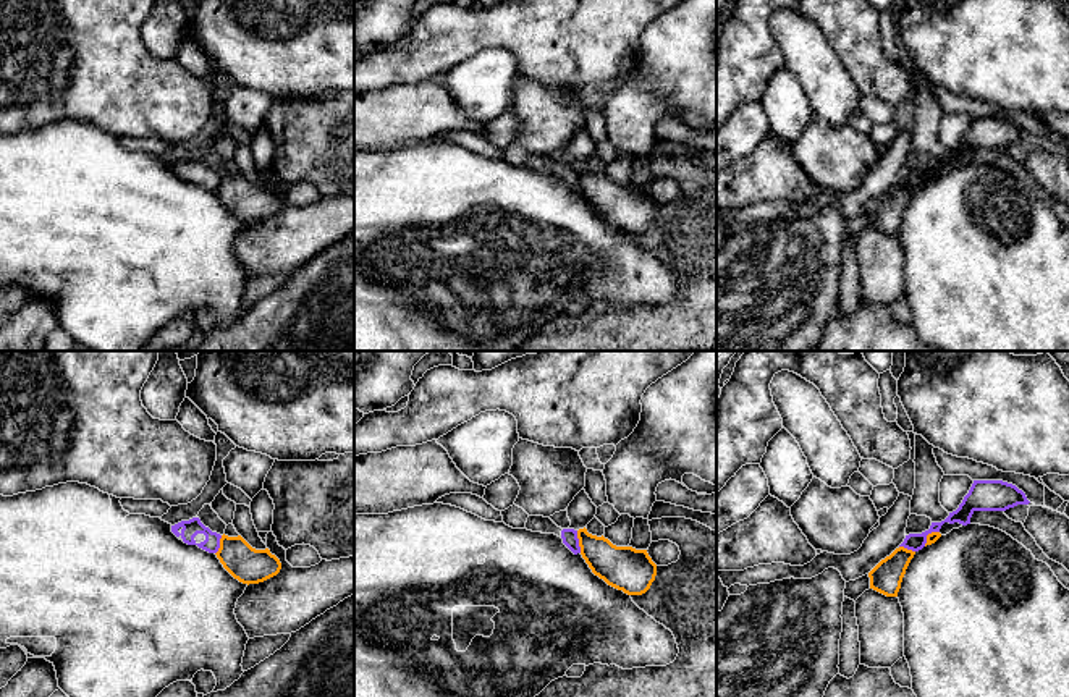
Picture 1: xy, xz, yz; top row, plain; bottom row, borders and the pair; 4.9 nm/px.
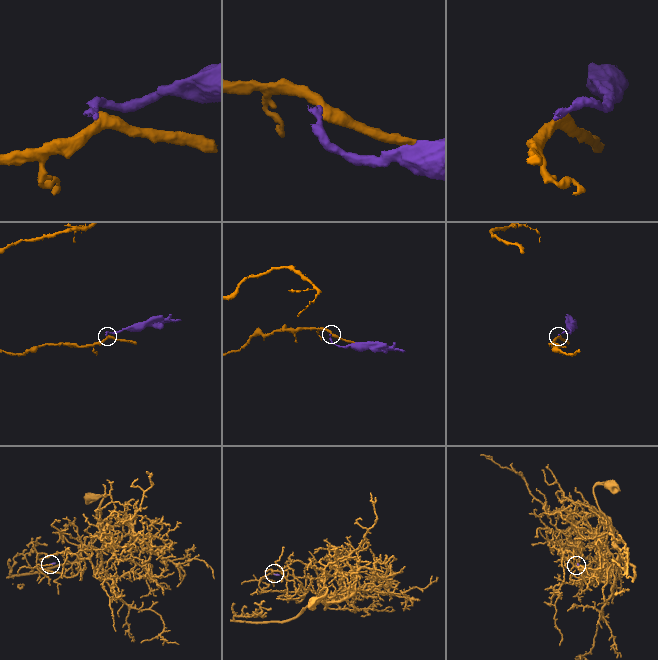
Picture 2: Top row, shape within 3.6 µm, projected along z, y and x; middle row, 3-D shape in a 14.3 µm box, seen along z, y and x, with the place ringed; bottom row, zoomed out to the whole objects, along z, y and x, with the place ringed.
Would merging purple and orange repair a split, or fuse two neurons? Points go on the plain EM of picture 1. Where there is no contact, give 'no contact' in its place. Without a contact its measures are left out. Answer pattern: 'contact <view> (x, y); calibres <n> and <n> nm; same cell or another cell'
contact xz (578, 180); calibres 80 and 200 nm; another cell

